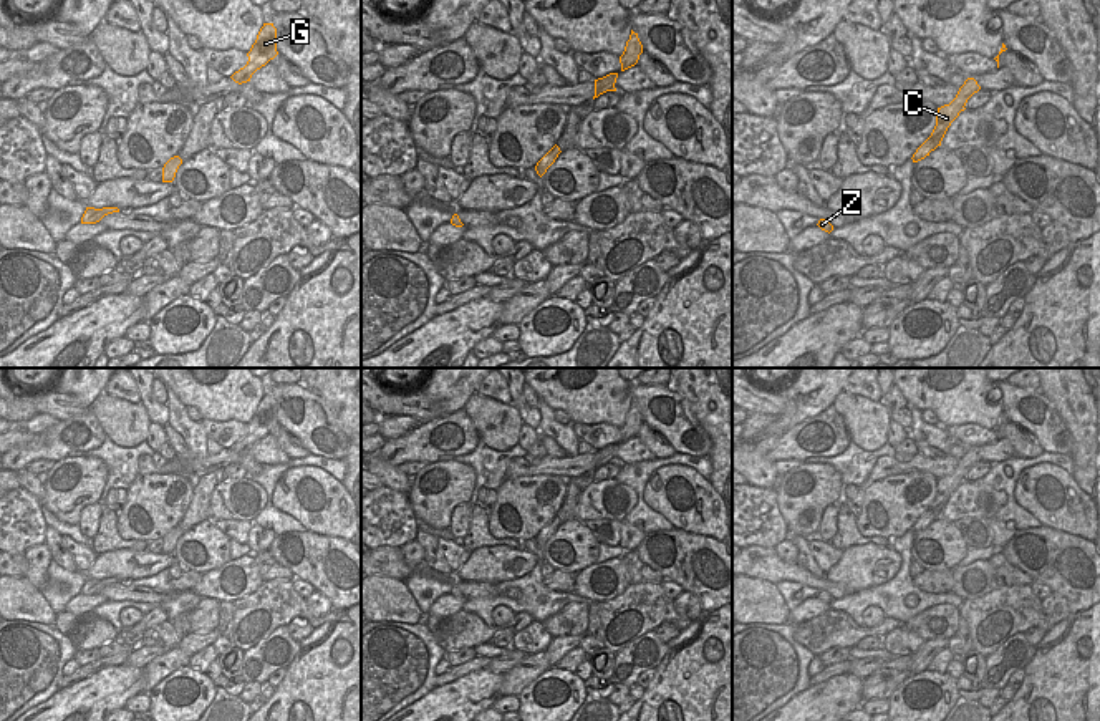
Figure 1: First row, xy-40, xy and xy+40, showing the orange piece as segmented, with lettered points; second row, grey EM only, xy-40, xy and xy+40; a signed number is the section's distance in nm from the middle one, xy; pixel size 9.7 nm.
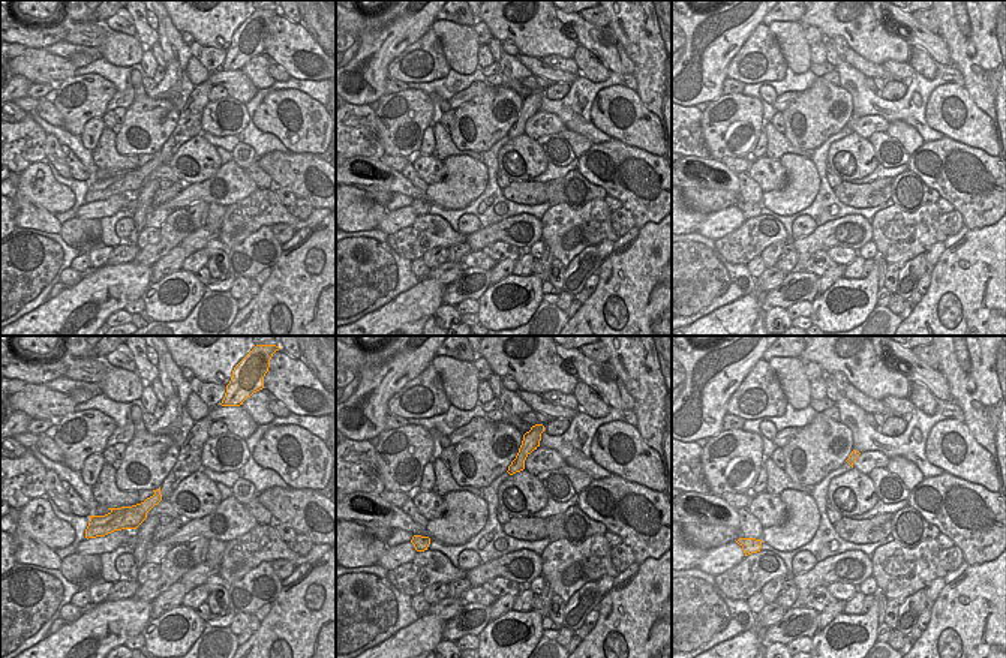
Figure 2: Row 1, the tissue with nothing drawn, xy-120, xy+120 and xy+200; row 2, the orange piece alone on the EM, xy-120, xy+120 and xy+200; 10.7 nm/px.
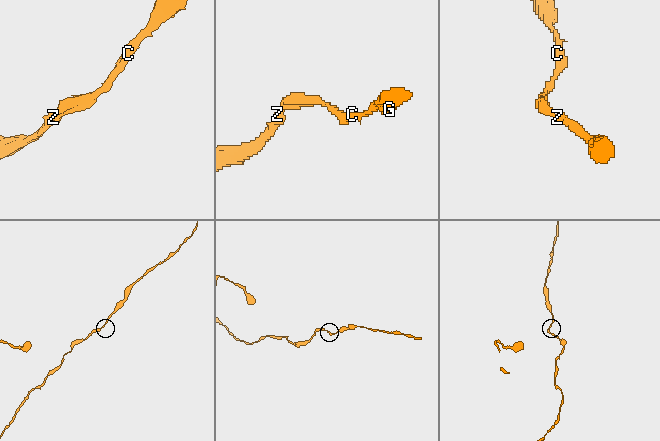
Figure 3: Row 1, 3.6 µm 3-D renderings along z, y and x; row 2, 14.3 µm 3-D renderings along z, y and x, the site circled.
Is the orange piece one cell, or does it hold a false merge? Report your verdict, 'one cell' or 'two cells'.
one cell

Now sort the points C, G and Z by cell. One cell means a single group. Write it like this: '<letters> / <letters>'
C G Z

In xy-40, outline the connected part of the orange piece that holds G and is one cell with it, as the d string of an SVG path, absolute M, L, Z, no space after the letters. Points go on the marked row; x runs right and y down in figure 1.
M263 23L260 28L255 43L252 45L250 51L247 53L248 61L244 68L235 71L230 78L242 85L250 81L252 75L265 66L270 60L278 55L277 51L277 28L273 23Z

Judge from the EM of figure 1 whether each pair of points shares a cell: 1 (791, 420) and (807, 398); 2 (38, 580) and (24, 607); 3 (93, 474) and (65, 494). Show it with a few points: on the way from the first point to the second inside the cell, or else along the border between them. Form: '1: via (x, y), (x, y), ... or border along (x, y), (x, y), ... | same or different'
1: via (792, 415), (804, 403) | same
2: border along (24, 577), (38, 590) | different
3: via (86, 478), (72, 491) | same

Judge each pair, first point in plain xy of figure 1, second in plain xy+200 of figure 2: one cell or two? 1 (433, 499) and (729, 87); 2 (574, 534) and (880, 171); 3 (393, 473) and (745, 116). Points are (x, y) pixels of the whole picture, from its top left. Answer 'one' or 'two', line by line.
1: two
2: two
3: two

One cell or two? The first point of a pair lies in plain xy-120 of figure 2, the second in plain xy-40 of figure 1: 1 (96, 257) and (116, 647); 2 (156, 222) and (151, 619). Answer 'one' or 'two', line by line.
1: one
2: one

